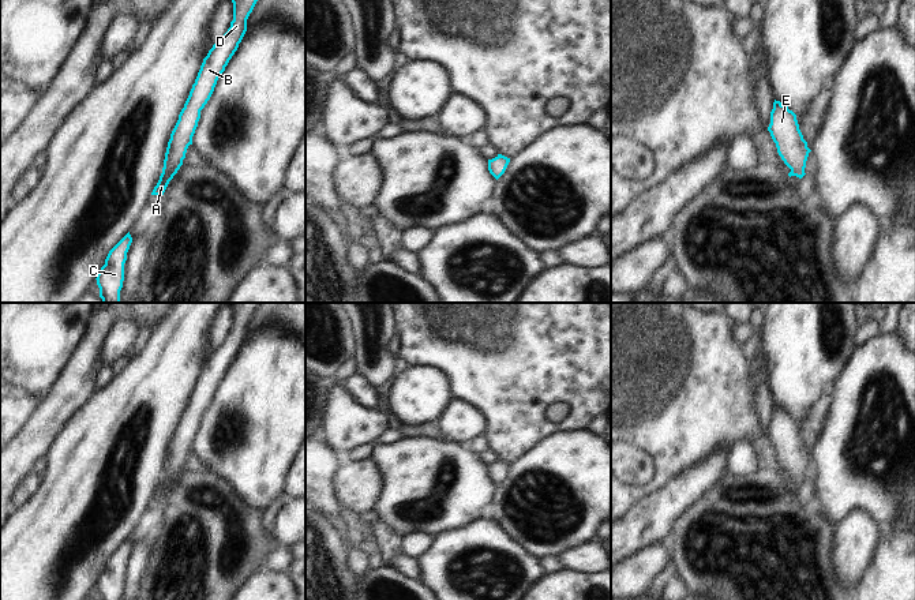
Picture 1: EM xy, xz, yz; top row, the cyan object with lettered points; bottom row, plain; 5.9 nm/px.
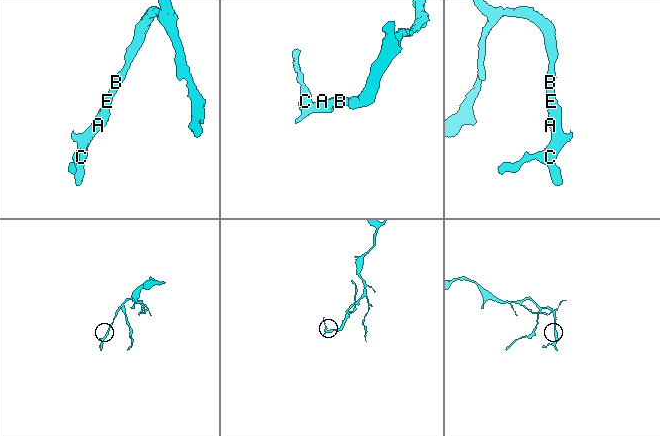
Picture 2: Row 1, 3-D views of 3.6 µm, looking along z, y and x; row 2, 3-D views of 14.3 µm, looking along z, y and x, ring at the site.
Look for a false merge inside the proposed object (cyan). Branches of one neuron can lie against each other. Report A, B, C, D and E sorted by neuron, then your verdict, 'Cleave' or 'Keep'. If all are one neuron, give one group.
Groups: A B C D E. Keep.

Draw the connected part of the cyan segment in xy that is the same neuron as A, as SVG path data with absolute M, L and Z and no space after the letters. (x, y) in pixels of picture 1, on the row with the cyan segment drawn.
M232 0L233 20L222 38L213 45L203 59L195 83L179 115L179 120L168 142L164 168L151 195L164 195L169 181L177 173L185 158L192 136L200 119L200 110L210 100L218 78L225 71L247 31L247 19L258 0Z

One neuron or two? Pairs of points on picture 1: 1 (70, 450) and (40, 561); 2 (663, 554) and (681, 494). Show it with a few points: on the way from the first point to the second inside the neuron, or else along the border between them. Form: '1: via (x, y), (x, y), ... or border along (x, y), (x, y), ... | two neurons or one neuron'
1: via (70, 477), (70, 527), (64, 533) | one neuron
2: border along (668, 542), (655, 542), (636, 552) | two neurons

